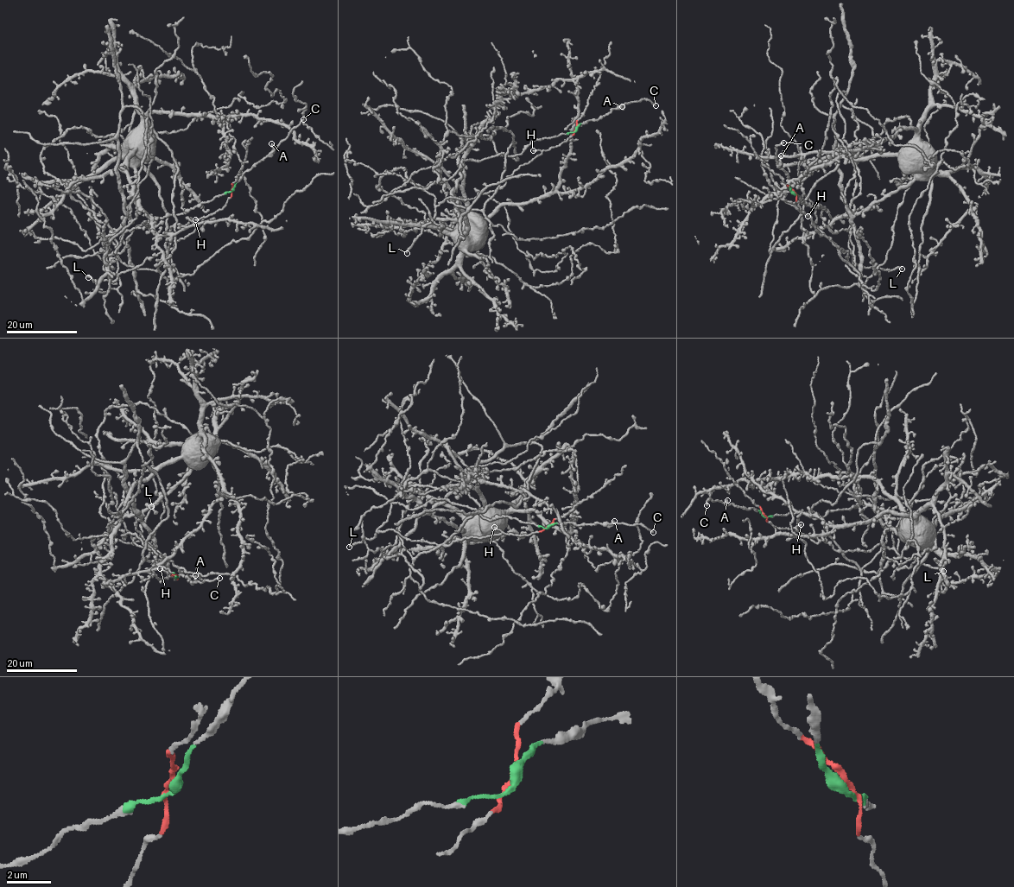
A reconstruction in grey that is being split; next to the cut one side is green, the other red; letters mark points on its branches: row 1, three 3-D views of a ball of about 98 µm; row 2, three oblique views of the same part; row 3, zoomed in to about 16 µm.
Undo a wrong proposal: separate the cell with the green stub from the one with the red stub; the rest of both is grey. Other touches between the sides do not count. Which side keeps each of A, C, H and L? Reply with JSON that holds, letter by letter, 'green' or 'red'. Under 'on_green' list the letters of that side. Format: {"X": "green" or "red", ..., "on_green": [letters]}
{"A": "green", "C": "green", "H": "red", "L": "red", "on_green": ["A", "C"]}

